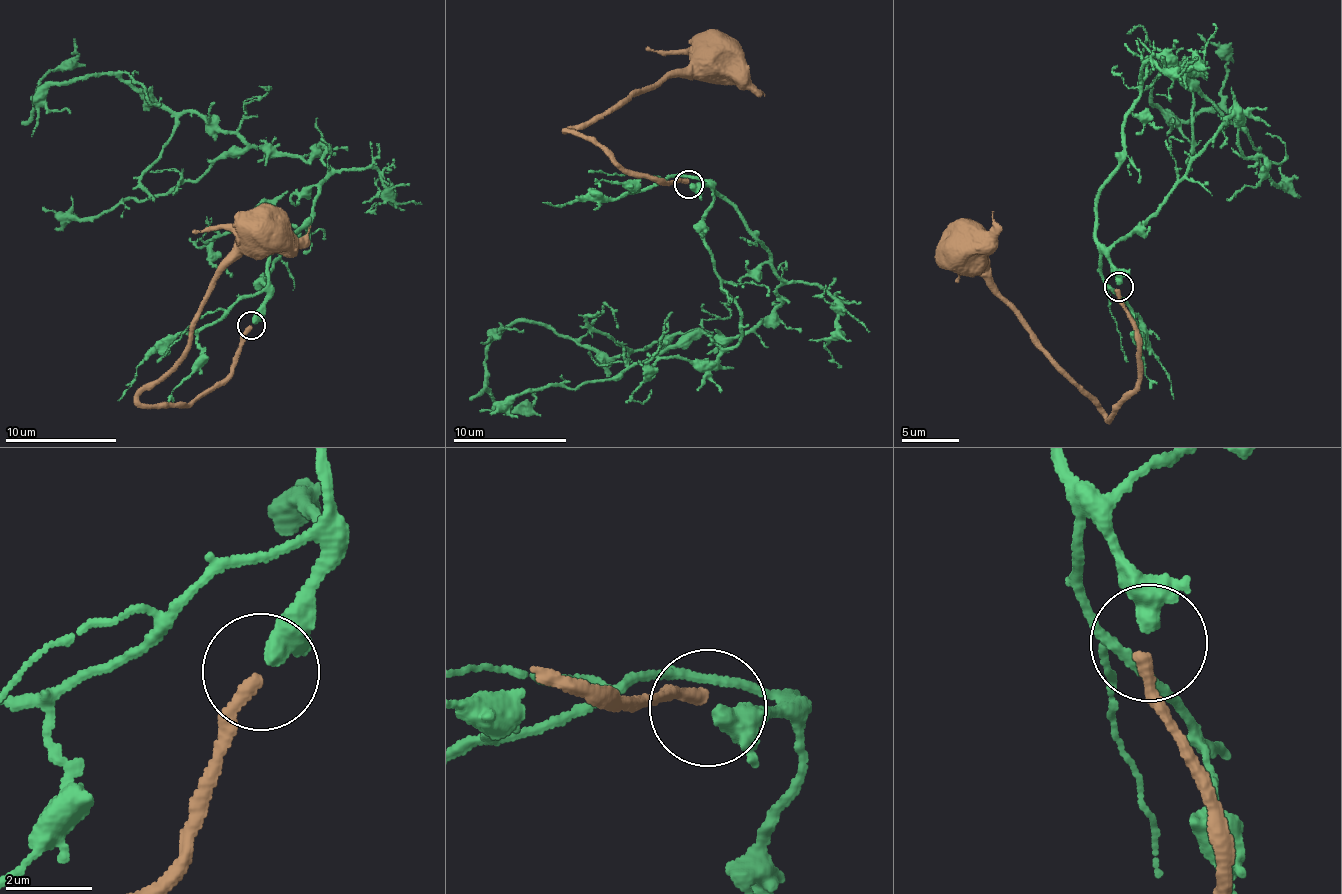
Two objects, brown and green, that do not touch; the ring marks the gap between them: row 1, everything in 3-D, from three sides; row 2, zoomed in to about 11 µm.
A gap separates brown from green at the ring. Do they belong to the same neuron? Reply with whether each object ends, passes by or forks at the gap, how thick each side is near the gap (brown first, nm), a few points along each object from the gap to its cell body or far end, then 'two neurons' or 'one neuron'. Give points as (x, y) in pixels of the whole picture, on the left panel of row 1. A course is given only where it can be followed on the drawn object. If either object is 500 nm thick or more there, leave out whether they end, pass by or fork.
brown ends there; green ends there; 320 nm thick on the brown side, 440 nm on the other; brown runs (252, 328), (234, 370), (195, 399), (162, 408), (139, 401), (190, 341), (202, 300), (255, 224); green runs (252, 323), (267, 254), (326, 178), (324, 147), (266, 154), (96, 73), (34, 102), (74, 38); two neurons

